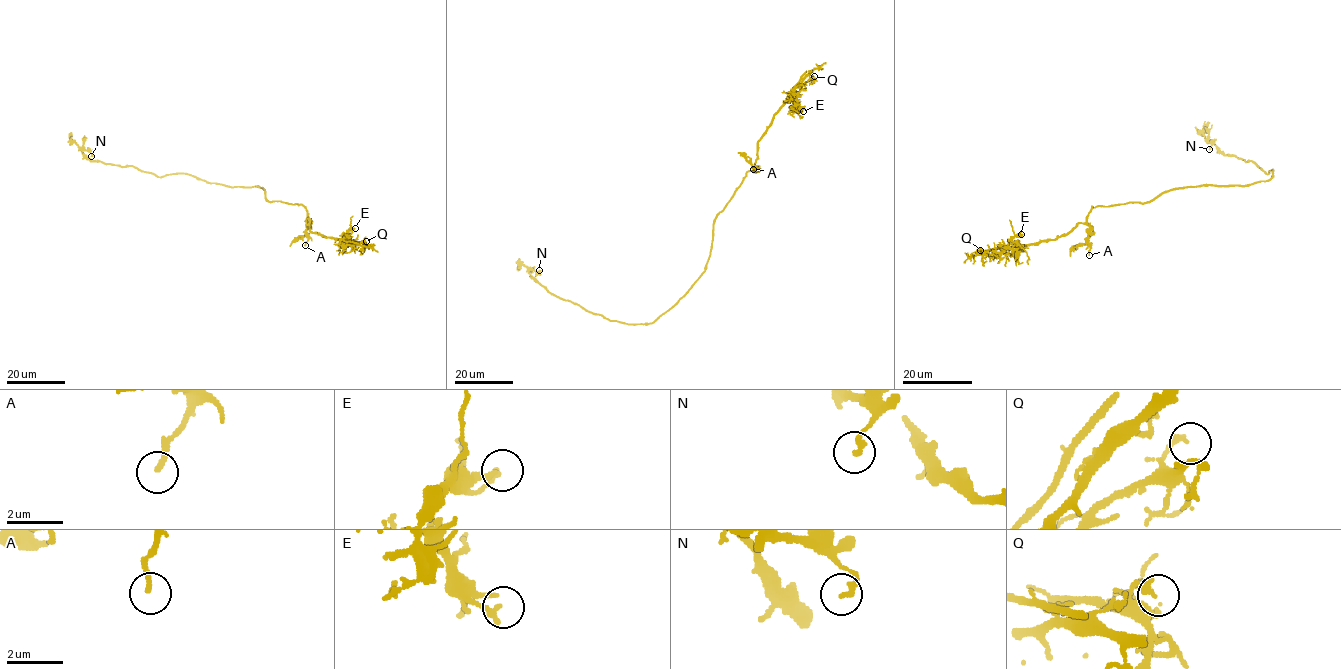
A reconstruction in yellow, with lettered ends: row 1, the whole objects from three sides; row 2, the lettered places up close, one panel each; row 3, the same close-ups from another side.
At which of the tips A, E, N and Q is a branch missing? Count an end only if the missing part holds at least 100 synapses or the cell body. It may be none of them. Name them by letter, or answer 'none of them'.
none of them

